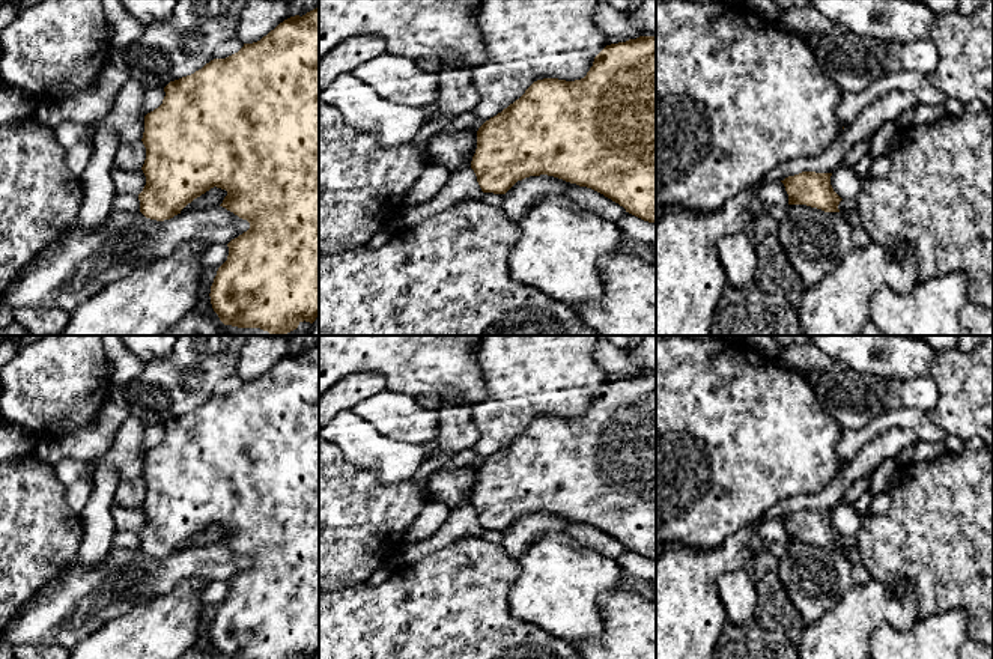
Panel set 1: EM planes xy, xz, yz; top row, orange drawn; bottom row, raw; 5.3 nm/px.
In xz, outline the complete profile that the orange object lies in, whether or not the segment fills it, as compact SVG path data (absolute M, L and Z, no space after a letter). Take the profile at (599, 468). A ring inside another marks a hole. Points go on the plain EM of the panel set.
M656 373L606 382L581 417L543 415L477 468L471 506L483 530L506 531L518 518L548 512L591 525L656 561Z

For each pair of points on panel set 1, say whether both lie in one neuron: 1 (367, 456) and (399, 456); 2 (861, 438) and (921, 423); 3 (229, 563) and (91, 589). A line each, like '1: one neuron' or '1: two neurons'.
1: one neuron
2: one neuron
3: one neuron

